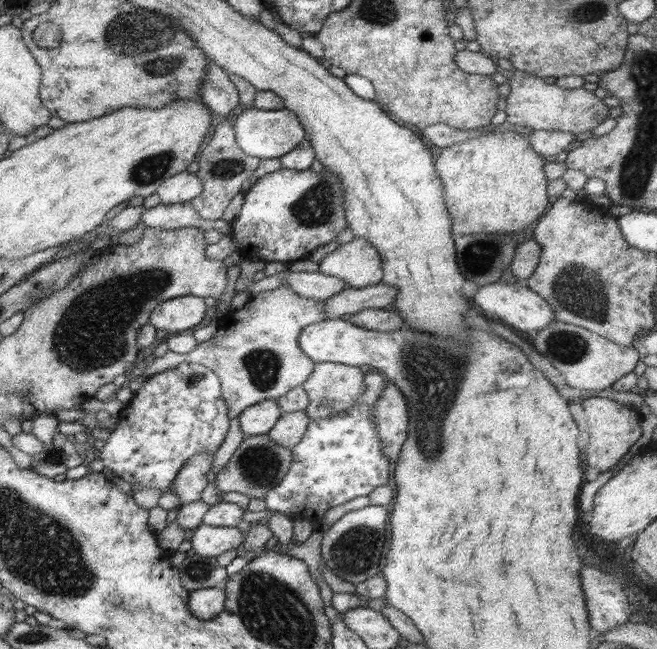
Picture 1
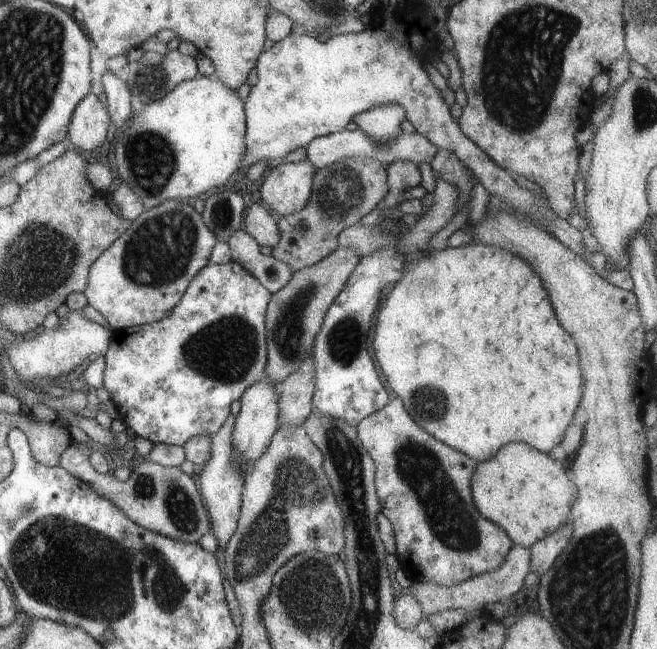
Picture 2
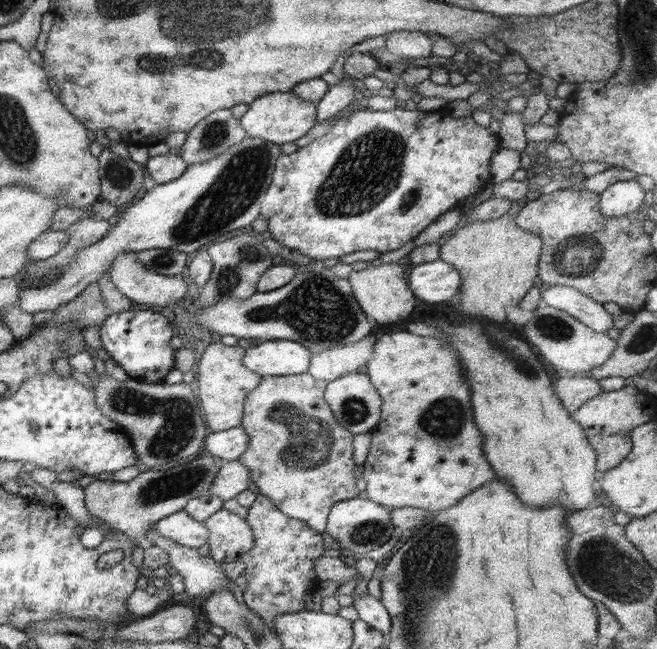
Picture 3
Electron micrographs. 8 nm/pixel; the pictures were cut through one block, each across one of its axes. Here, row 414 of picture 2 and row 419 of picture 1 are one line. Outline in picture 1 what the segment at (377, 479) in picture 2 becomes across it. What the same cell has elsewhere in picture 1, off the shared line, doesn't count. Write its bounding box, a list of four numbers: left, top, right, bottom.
[370,381,408,462]

